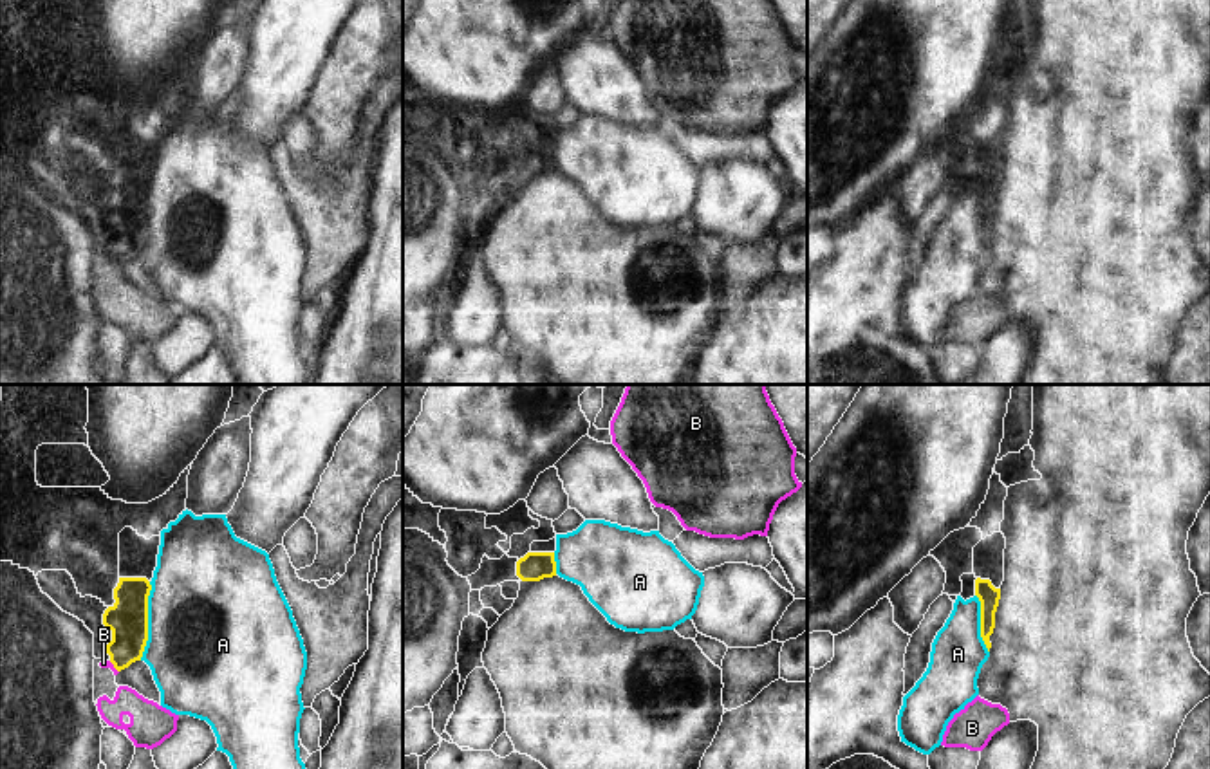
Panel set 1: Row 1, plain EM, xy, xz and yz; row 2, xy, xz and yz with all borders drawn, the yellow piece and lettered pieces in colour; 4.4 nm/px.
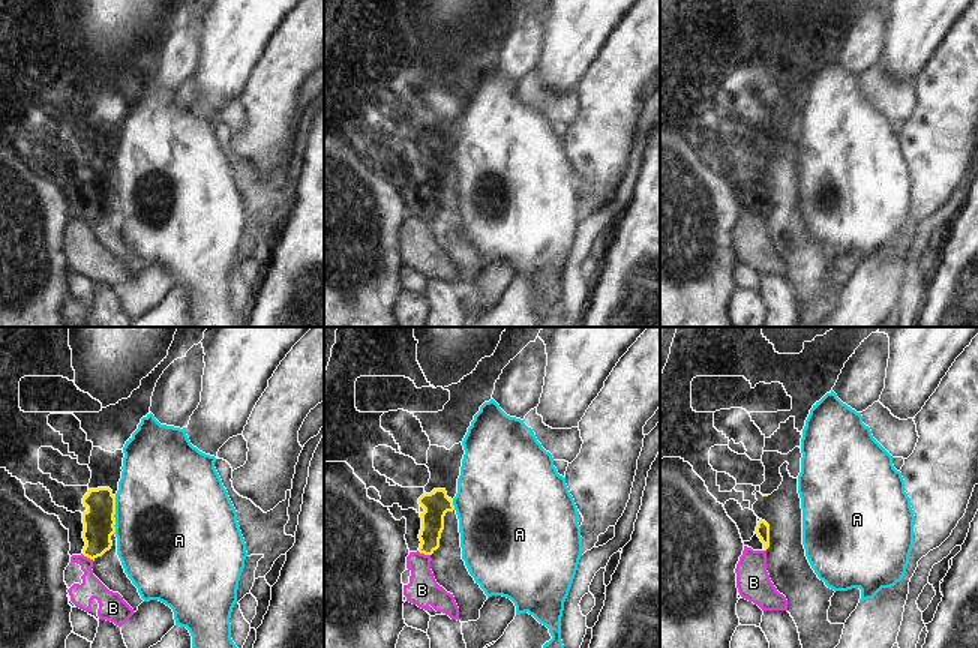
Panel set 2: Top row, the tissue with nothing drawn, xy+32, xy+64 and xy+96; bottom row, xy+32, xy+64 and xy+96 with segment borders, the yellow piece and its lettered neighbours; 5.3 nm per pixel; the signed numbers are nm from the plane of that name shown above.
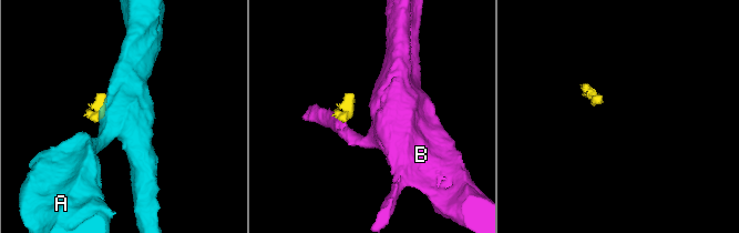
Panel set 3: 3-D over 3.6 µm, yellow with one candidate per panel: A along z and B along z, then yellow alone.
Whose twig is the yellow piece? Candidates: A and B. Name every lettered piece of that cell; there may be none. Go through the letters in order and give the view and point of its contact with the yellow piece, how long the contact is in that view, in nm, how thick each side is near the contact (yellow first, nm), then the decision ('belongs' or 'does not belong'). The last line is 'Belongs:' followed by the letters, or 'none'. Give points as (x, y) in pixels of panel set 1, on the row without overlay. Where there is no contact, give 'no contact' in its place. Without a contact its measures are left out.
A: xy (147, 217) | 360 nm | 180/500 nm | does not belong
B: xy (114, 262) | 70 nm | 180/30 nm | does not belong
Belongs: none

